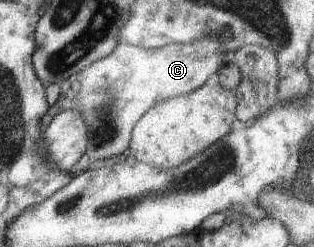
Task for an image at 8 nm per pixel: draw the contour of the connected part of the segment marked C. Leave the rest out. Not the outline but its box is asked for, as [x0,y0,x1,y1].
[55,37,230,162]

